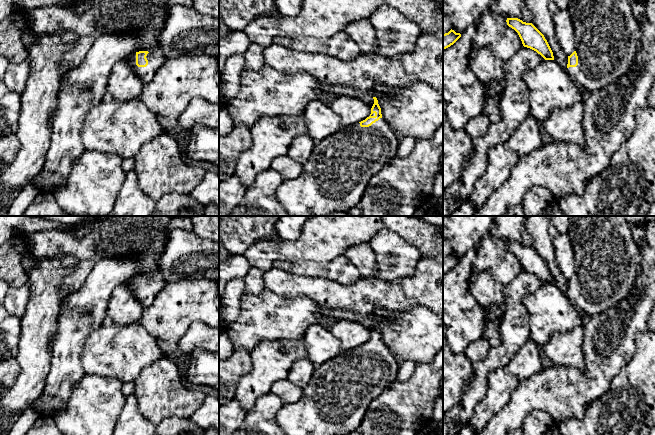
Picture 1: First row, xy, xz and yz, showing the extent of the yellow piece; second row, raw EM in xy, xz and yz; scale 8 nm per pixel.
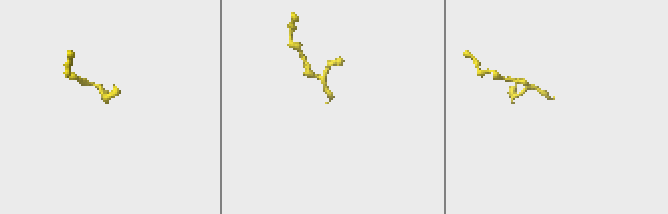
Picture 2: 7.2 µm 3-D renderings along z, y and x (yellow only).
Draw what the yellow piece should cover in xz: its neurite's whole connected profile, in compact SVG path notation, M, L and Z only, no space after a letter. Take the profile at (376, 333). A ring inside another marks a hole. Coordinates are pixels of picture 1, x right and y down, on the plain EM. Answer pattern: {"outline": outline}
{"outline": "M377 322L373 323L369 341L315 367L301 399L277 412L277 423L286 435L349 435L359 429L368 405L397 381L400 364L382 342Z"}

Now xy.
{"outline": "M139 275L131 278L124 284L129 287L133 296L140 302L143 308L148 308L166 283L160 276Z"}

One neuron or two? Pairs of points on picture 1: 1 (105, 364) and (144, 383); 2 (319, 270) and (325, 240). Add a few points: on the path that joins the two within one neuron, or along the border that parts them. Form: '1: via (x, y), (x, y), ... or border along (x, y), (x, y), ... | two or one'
1: border along (152, 362), (142, 370), (133, 382) | two
2: border along (342, 254), (327, 263), (296, 263) | two

